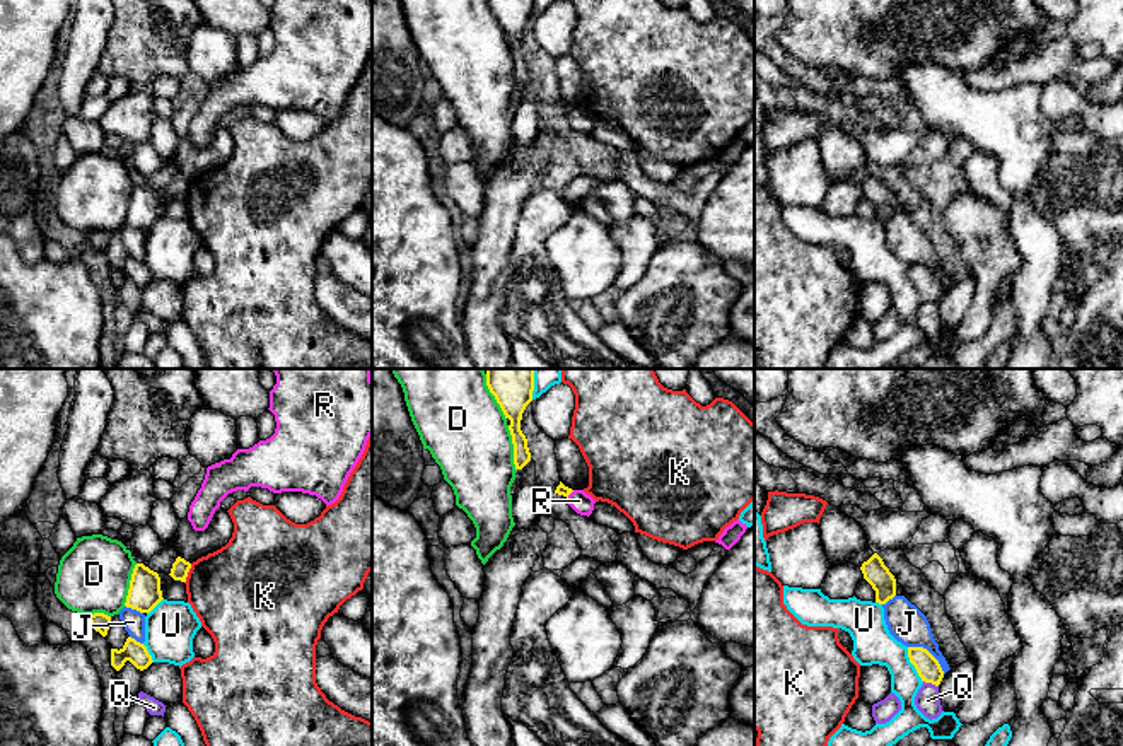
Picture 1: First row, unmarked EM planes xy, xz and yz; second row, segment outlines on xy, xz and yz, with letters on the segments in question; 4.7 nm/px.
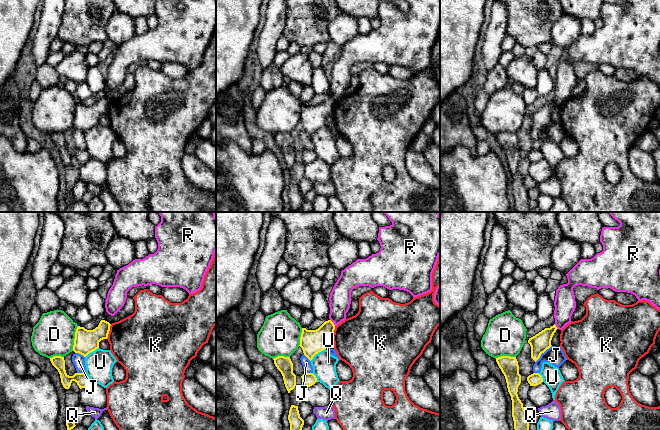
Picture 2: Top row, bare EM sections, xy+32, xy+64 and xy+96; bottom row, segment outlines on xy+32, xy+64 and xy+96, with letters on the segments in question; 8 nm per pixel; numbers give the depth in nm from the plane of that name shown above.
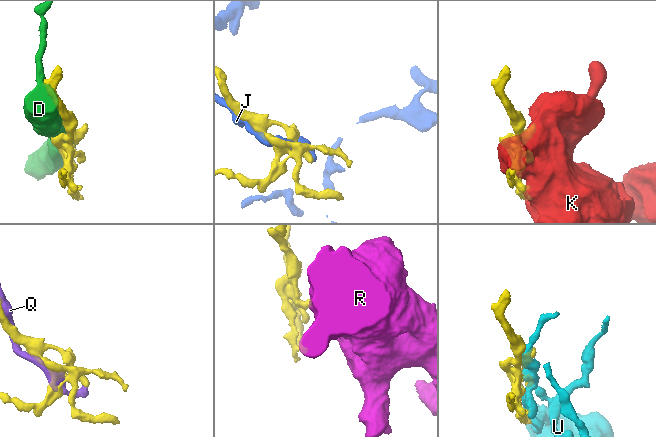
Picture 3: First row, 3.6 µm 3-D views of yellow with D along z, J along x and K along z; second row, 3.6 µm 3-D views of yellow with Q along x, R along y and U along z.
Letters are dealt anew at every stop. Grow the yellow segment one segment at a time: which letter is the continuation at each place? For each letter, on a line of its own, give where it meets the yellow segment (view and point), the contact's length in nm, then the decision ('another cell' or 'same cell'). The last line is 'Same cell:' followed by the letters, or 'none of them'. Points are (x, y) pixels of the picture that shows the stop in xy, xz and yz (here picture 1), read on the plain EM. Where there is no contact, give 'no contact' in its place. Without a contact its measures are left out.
D: meets yellow in xz at (514, 65); contact 220 nm long; another cell
J: meets yellow in yz at (929, 270); contact 220 nm long; another cell
K: meets yellow in xy at (186, 192); contact 100 nm long; another cell
Q: meets yellow in yz at (930, 299); contact 80 nm long; another cell
R: meets yellow in xz at (570, 110); contact 50 nm long; another cell
U: meets yellow in yz at (912, 280); contact 180 nm long; another cell
Same cell: none of them

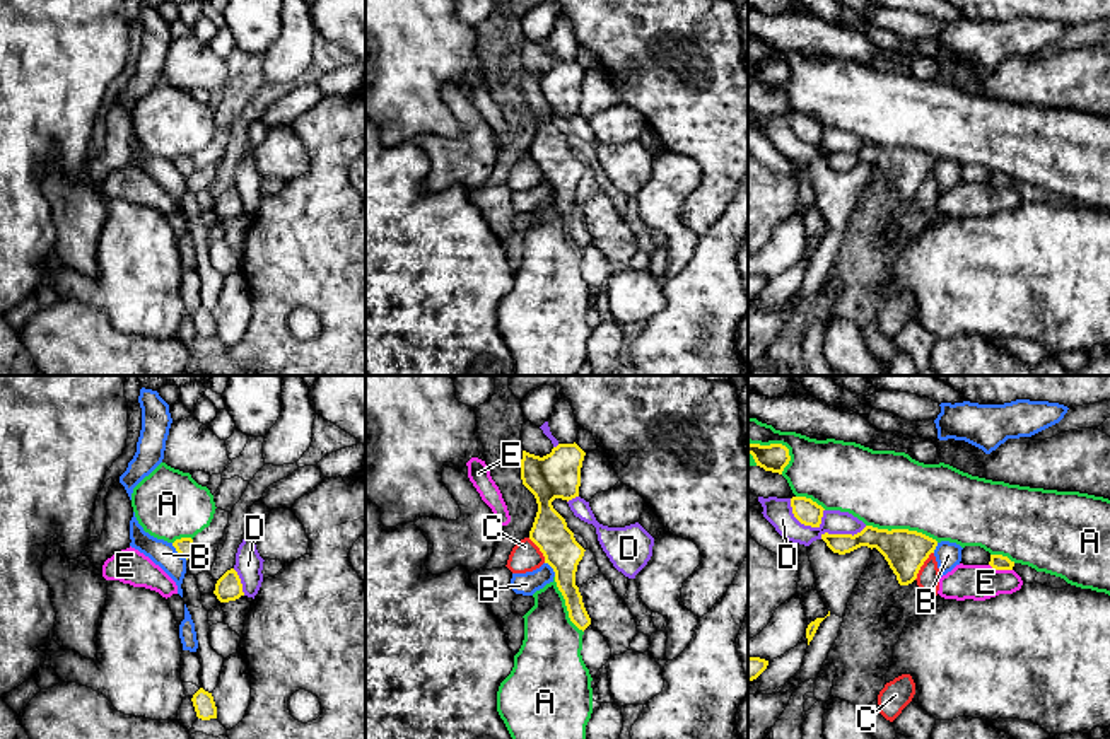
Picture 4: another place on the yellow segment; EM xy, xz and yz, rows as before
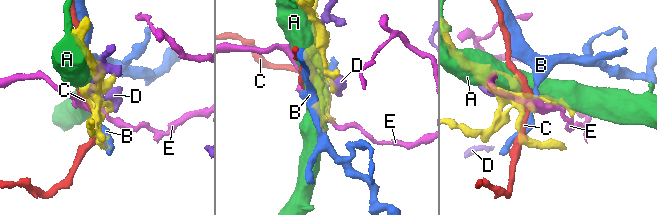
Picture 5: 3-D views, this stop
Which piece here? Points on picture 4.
A: meets yellow in yz at (902, 147); contact 360 nm long; another cell
B: meets yellow in xy at (178, 169); contact 110 nm long; another cell
C: meets yellow in yz at (923, 181); contact 160 nm long; another cell
D: meets yellow in yz at (800, 139); contact 200 nm long; another cell
E: meets yellow in yz at (1001, 186); contact 120 nm long; another cell
Same cell: none of them

